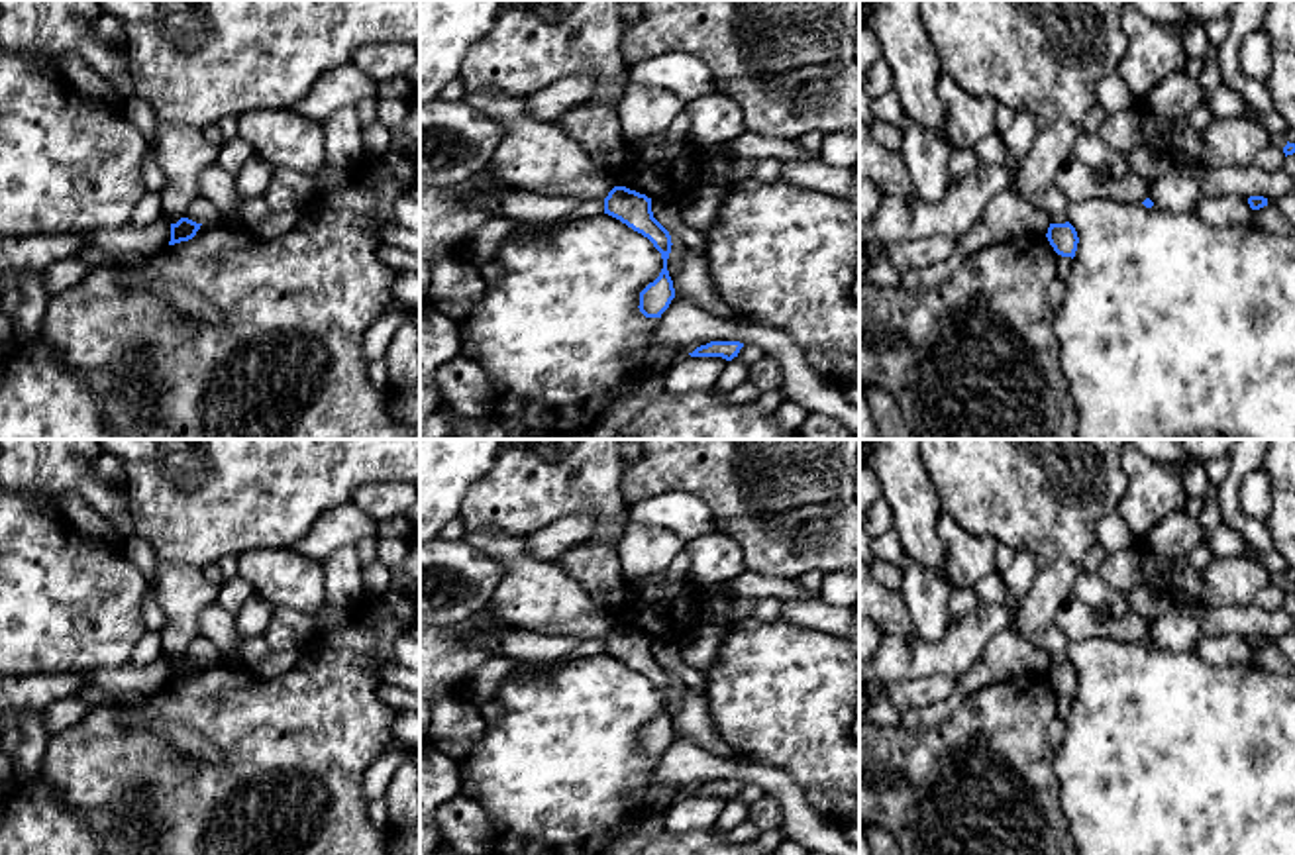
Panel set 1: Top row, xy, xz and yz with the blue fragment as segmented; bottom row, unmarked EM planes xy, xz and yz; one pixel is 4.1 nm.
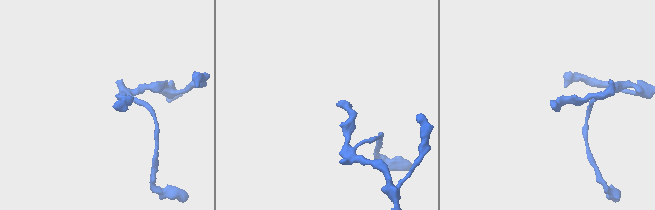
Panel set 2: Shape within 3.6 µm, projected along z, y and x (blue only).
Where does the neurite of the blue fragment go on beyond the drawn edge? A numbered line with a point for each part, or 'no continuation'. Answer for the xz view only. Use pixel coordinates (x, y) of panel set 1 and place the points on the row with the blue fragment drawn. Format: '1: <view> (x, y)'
no continuation

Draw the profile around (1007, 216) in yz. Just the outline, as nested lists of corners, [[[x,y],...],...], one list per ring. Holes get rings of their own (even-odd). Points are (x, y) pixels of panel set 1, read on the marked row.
[[[1010,188],[1003,190],[991,198],[979,222],[958,239],[956,251],[950,259],[903,275],[897,286],[912,294],[924,292],[946,282],[952,273],[977,251],[1028,233],[1044,235],[1050,224],[1052,222],[1042,208],[1022,200]]]

